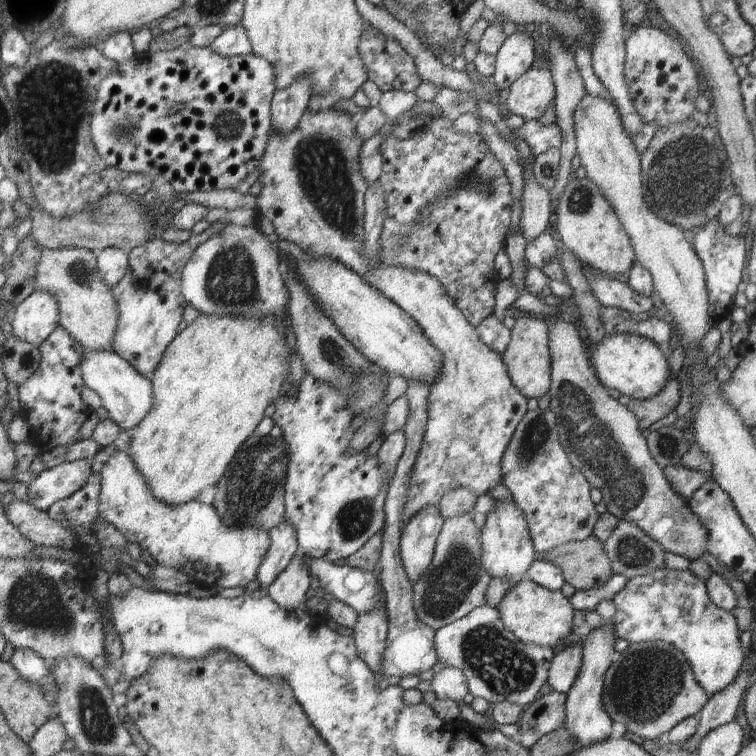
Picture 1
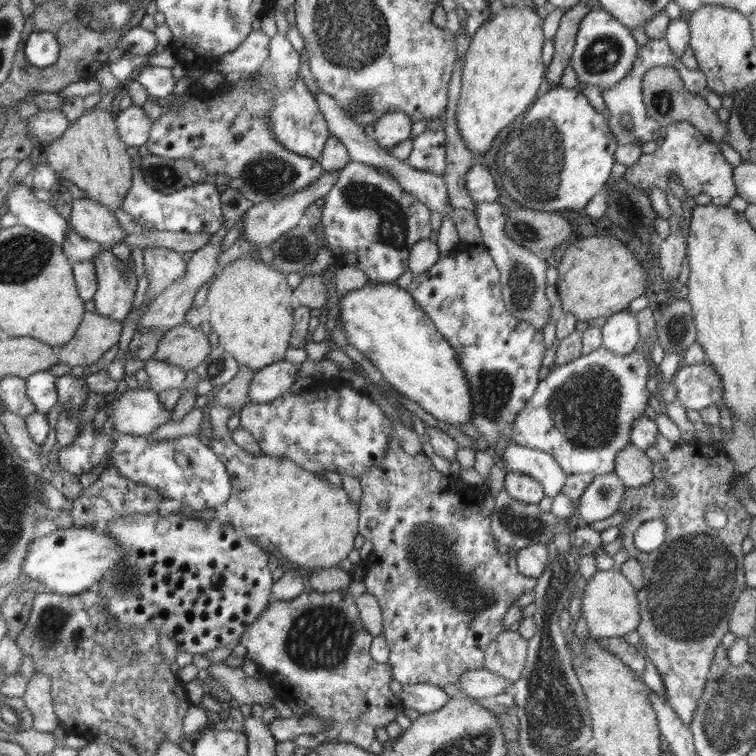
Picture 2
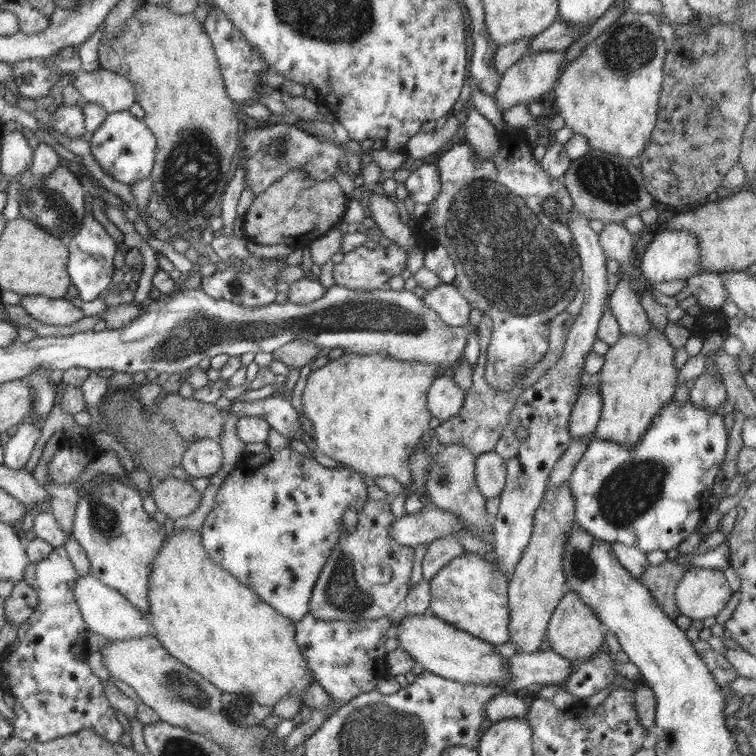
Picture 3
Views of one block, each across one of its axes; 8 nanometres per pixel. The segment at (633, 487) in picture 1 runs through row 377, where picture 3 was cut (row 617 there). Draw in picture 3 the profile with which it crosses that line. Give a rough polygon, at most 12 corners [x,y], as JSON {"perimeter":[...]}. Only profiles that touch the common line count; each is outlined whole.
{"perimeter":[[567,589],[550,617],[549,649],[566,660],[605,649],[596,612]]}

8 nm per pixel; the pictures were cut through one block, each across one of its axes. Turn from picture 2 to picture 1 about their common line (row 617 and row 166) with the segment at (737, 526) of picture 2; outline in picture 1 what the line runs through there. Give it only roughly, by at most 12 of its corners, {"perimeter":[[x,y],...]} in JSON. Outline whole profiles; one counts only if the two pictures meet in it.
{"perimeter":[[718,129],[655,132],[647,207],[688,233],[736,194]]}

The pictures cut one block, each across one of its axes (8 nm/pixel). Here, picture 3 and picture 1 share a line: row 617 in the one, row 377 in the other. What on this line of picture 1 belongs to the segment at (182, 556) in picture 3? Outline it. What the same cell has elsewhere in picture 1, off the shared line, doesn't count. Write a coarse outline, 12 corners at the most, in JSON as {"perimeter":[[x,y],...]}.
{"perimeter":[[199,314],[127,454],[156,501],[218,485],[286,384],[287,316]]}

